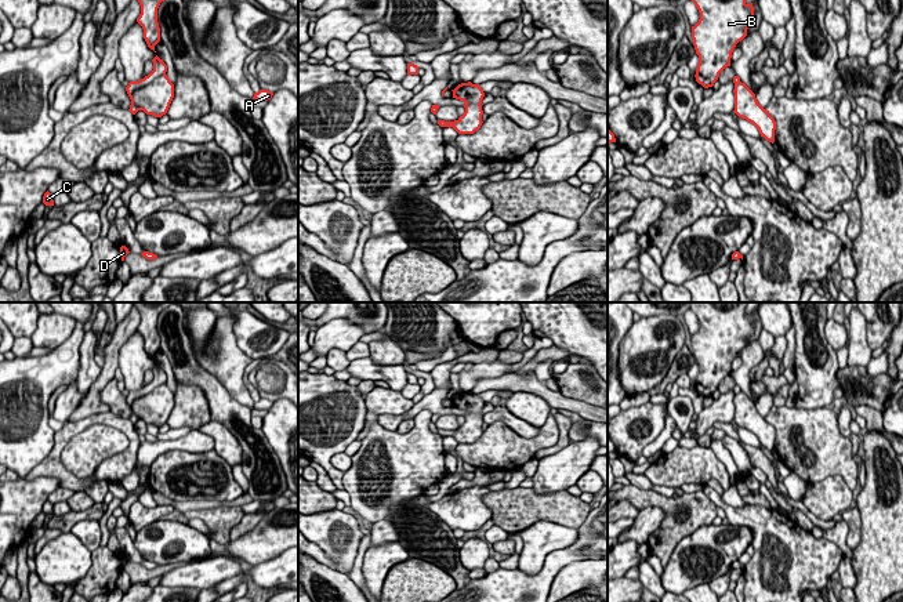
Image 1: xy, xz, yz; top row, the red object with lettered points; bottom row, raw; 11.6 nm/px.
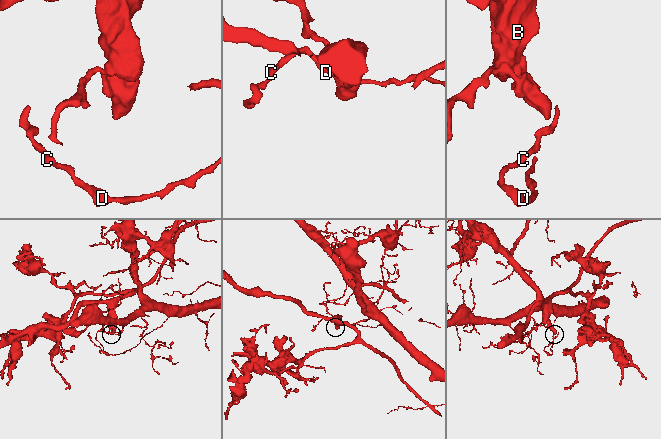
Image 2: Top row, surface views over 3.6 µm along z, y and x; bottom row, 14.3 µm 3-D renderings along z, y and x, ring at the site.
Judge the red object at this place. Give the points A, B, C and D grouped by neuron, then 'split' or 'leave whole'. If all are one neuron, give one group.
groups A C D / B; split

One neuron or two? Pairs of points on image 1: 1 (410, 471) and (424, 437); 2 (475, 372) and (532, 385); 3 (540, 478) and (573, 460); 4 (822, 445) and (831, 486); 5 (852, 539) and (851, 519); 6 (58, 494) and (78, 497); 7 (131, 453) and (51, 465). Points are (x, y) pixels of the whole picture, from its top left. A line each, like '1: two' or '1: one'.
1: one
2: two
3: one
4: two
5: one
6: one
7: one

